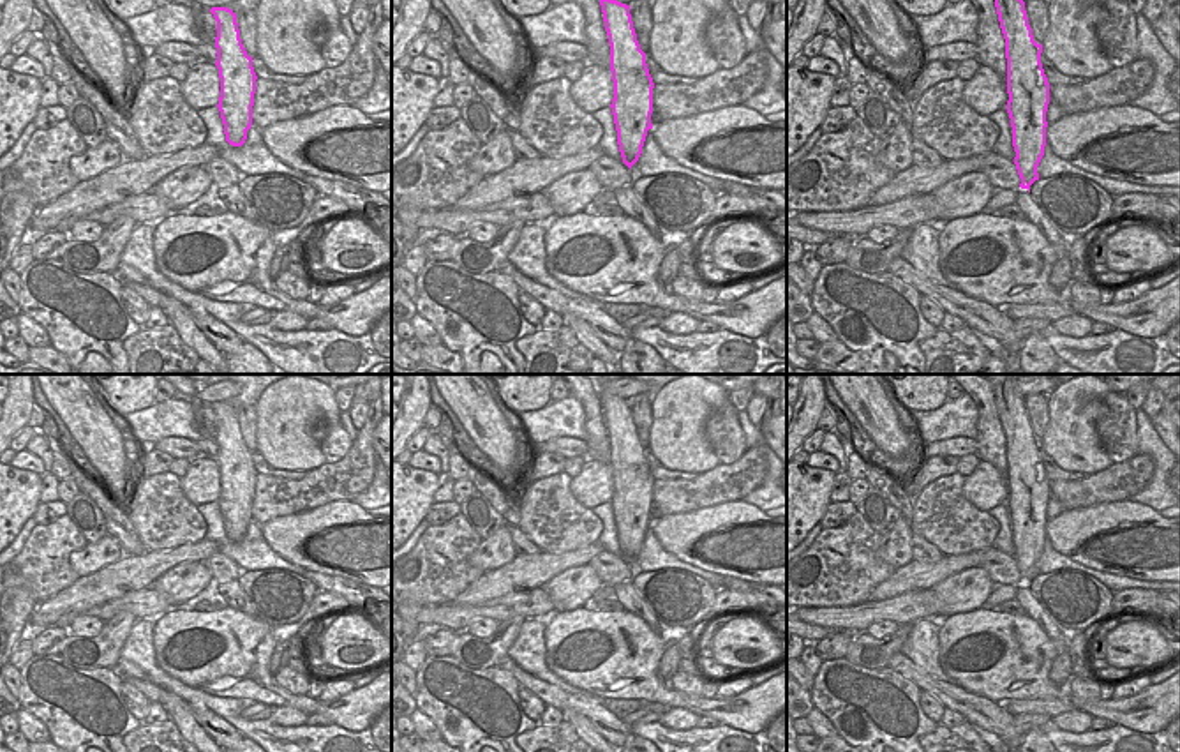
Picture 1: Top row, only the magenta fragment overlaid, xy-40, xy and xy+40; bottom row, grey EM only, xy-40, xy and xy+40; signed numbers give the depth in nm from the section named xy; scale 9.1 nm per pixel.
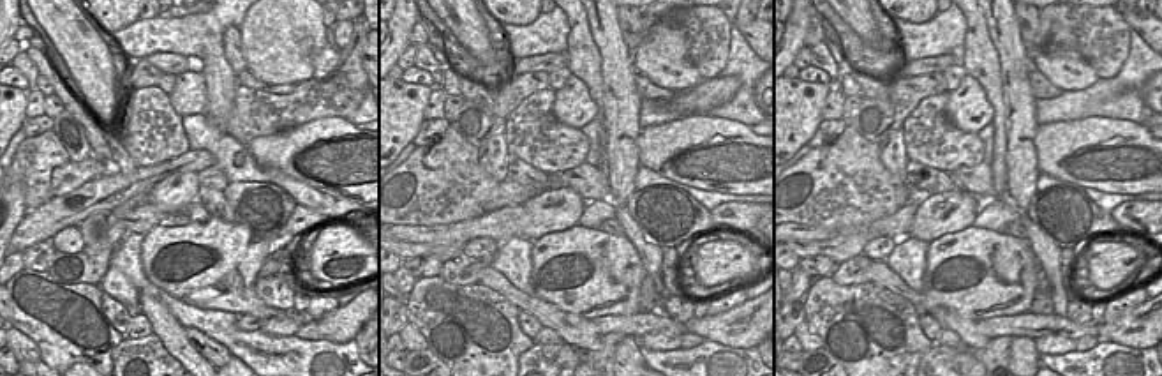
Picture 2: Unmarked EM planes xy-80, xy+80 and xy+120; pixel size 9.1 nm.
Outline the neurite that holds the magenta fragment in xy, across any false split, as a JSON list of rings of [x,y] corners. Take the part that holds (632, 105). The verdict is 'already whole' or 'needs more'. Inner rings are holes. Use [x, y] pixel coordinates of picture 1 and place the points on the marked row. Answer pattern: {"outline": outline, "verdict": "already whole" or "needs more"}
{"outline": [[[600,0],[610,44],[614,81],[612,115],[623,162],[631,169],[642,154],[647,131],[653,129],[653,78],[633,28],[630,5]]], "verdict": "already whole"}

